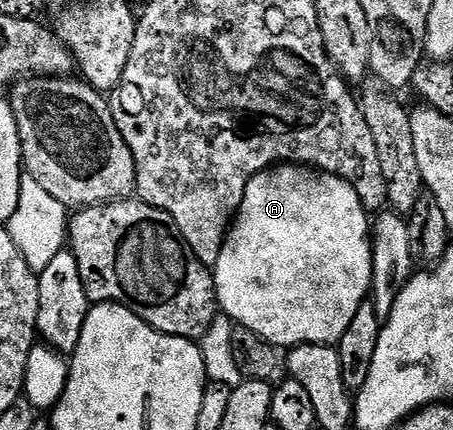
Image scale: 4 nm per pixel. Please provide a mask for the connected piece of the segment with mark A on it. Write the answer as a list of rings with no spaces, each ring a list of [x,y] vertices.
[[[281,163],[270,169],[263,169],[250,179],[246,191],[242,195],[240,209],[236,212],[232,228],[224,239],[222,255],[218,255],[218,263],[214,266],[216,278],[216,299],[219,308],[241,329],[254,332],[262,340],[275,347],[291,347],[293,345],[332,345],[339,342],[340,336],[350,327],[350,319],[358,315],[358,307],[369,300],[372,292],[372,238],[370,236],[370,214],[364,208],[362,199],[346,179],[336,177],[332,173],[323,173],[306,165]]]

